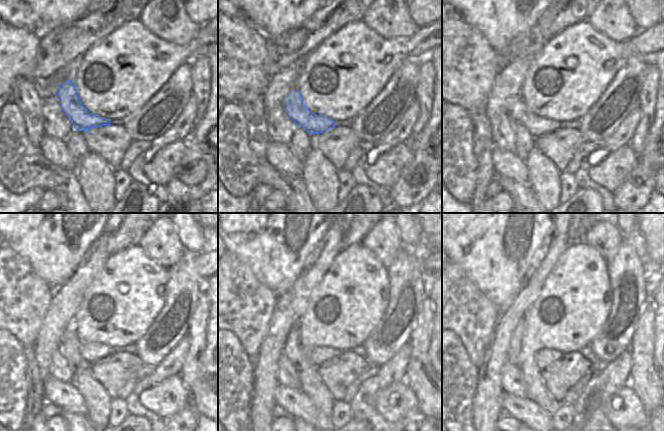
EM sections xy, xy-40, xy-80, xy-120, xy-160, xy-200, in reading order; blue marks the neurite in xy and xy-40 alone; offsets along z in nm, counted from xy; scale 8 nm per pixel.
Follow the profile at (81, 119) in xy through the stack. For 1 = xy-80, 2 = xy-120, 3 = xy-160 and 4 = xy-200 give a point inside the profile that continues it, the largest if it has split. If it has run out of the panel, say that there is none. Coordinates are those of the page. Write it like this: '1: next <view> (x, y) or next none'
1: next xy-80 (537, 126)
2: next xy-120 (91, 352)
3: next xy-160 (317, 355)
4: next xy-200 (543, 357)

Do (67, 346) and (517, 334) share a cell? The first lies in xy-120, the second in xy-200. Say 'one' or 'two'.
one

